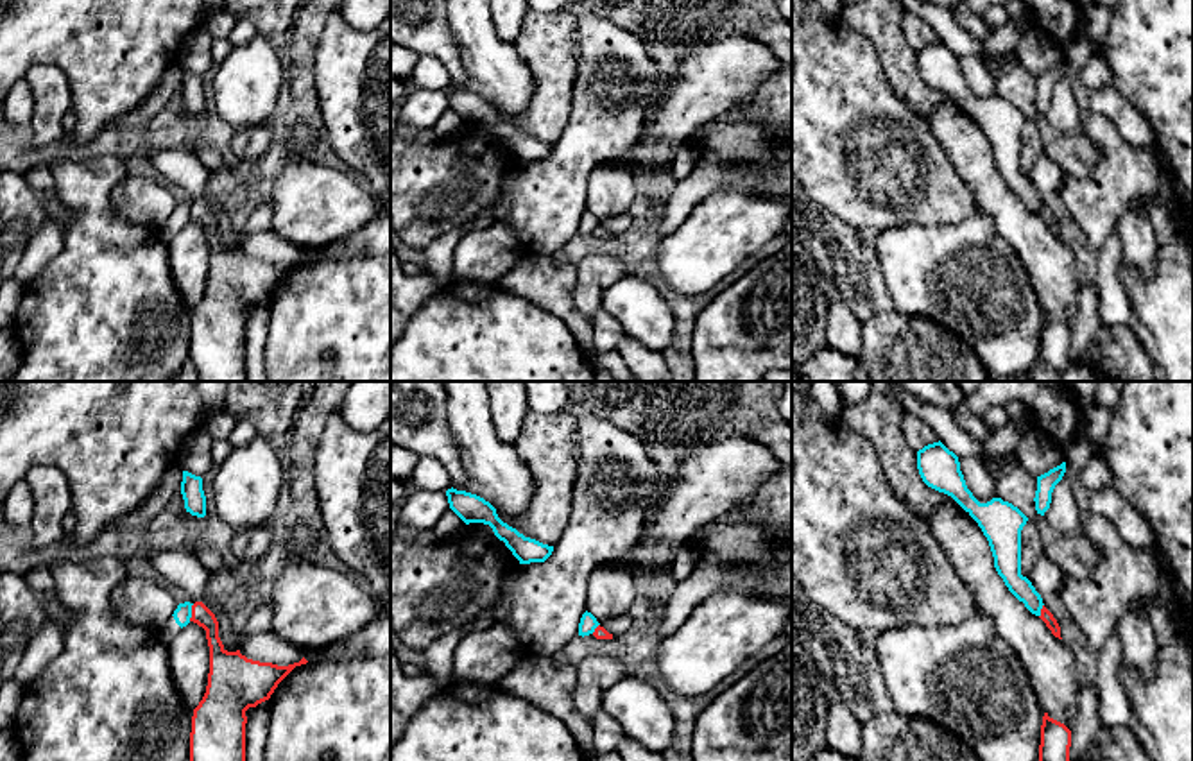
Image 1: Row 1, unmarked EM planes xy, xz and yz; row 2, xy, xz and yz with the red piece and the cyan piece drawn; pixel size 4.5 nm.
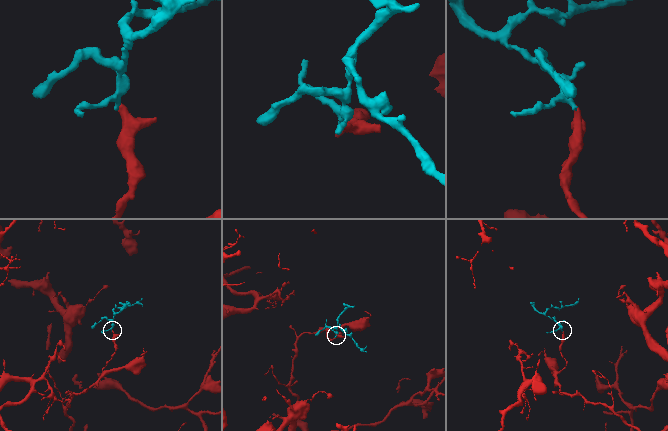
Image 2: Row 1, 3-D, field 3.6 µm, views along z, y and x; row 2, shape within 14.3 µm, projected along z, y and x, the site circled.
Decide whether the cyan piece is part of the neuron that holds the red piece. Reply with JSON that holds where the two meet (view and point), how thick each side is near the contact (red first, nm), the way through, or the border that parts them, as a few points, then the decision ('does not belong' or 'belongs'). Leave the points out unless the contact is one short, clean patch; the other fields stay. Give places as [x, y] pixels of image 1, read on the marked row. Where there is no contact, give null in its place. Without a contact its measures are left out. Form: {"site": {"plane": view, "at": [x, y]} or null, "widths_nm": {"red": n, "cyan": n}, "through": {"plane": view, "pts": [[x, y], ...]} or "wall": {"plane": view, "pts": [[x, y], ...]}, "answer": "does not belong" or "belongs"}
{"site": {"plane": "xy", "at": [192, 613]}, "widths_nm": {"red": 100, "cyan": 80}, "wall": {"plane": "xy", "pts": [[194, 604], [188, 620]]}, "answer": "does not belong"}

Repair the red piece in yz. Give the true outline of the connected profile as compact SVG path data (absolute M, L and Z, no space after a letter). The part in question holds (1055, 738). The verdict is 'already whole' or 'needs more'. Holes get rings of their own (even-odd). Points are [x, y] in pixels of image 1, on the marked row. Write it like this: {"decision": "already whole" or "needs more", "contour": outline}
{"decision": "already whole", "contour": "M1044 713L1039 761L1069 761L1071 731Z"}

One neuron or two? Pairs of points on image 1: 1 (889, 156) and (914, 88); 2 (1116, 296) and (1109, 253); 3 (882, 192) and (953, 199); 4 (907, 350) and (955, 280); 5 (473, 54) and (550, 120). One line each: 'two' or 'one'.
1: two
2: one
3: one
4: two
5: two

